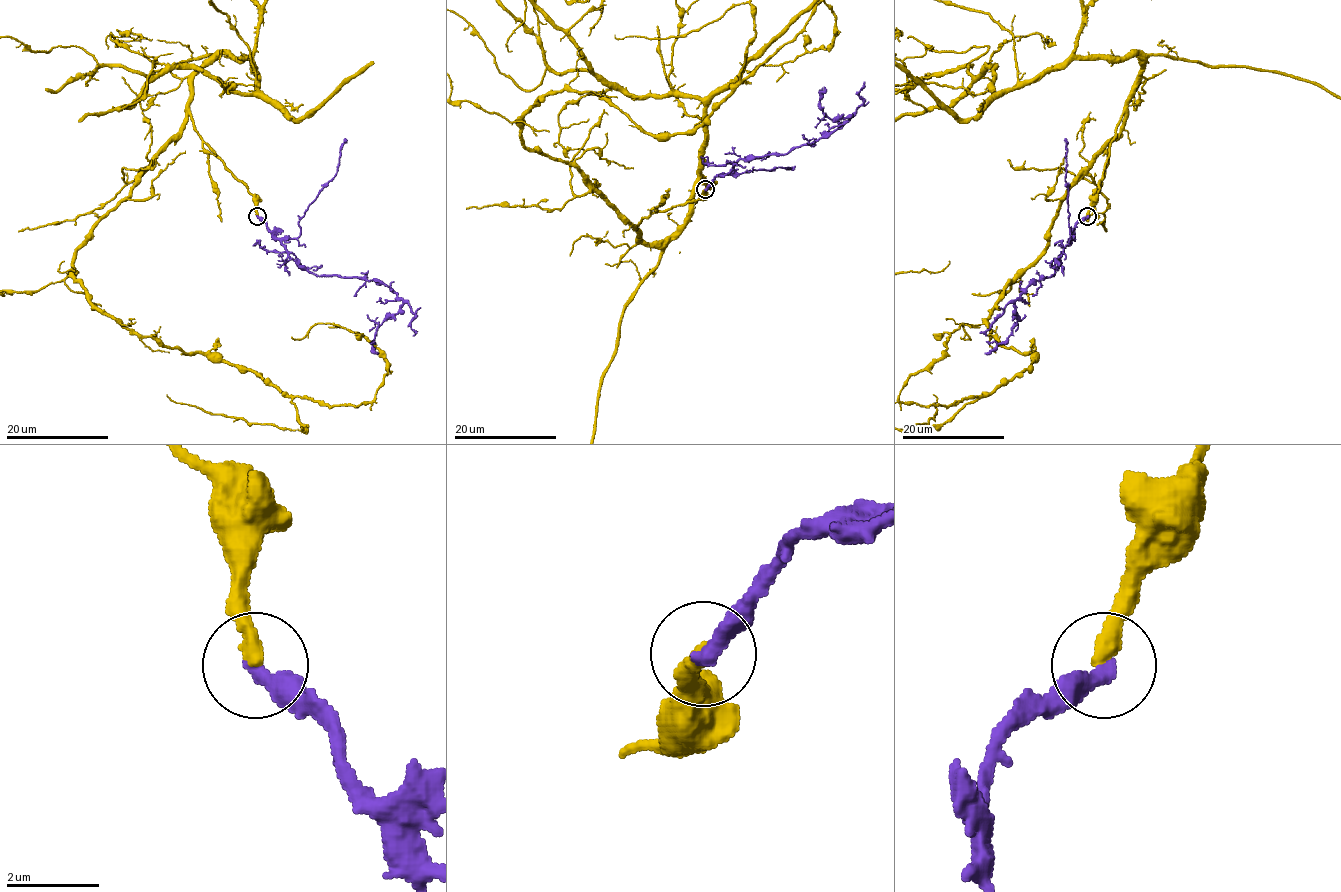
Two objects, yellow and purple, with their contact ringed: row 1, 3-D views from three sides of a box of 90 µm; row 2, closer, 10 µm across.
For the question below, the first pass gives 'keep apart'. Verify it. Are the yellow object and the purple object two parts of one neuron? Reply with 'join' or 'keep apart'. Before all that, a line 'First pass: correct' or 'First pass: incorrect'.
First pass: correct
keep apart

